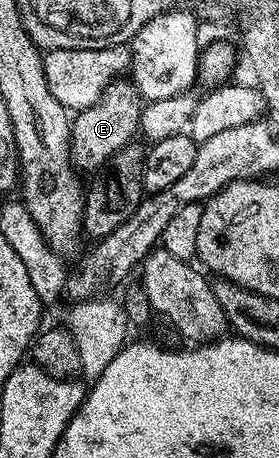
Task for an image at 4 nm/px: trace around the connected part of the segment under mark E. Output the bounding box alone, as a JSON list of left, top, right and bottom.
[69,80,143,172]

